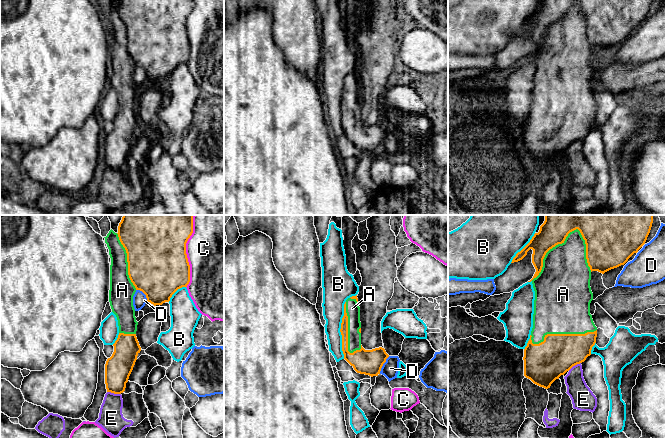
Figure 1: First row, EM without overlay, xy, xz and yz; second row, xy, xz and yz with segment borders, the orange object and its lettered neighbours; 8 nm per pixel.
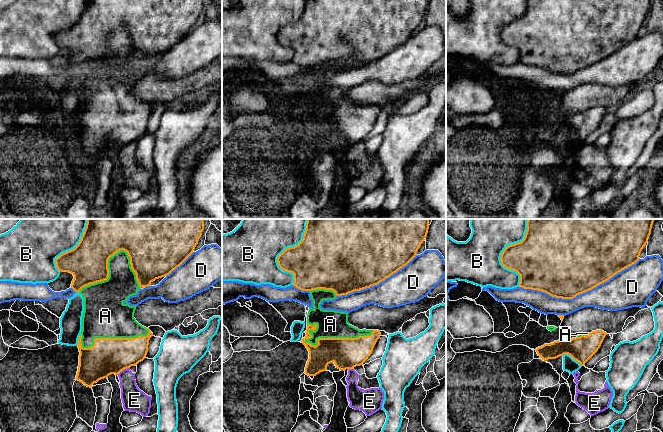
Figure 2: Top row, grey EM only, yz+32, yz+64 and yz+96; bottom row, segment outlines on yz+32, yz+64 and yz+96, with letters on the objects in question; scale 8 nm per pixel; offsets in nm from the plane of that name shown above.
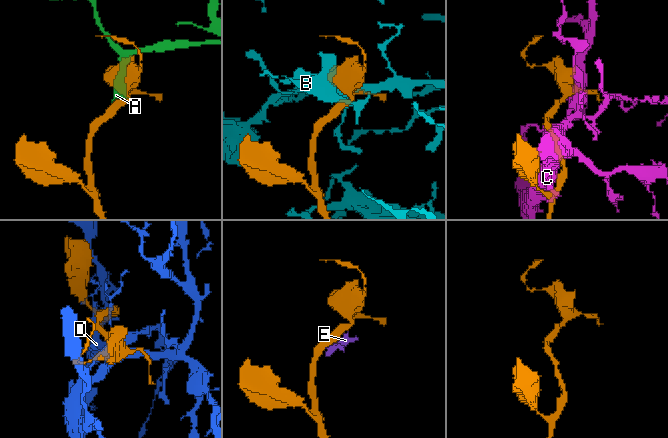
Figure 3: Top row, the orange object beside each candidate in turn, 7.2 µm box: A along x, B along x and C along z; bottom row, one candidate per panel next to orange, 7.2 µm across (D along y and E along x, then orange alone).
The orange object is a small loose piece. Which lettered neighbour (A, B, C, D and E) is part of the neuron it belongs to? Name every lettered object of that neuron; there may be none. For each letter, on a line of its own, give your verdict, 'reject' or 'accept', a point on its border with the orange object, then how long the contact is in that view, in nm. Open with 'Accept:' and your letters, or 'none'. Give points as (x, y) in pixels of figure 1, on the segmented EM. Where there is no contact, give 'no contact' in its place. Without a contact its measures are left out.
Accept: A
A: accept | yz (548, 250) | 550 nm
B: reject | xz (340, 330) | 460 nm
C: reject | xy (185, 251) | 600 nm
D: reject | xz (382, 365) | 170 nm
E: reject | xy (114, 393) | 110 nm

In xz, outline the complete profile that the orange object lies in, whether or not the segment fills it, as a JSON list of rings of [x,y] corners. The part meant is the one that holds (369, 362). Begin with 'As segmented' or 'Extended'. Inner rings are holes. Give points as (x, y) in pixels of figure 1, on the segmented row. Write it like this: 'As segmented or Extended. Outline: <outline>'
Extended. Outline: [[[357,295],[348,298],[344,304],[341,329],[344,359],[357,373],[371,377],[380,374],[389,355],[382,347],[365,350],[361,345],[360,307]]]

